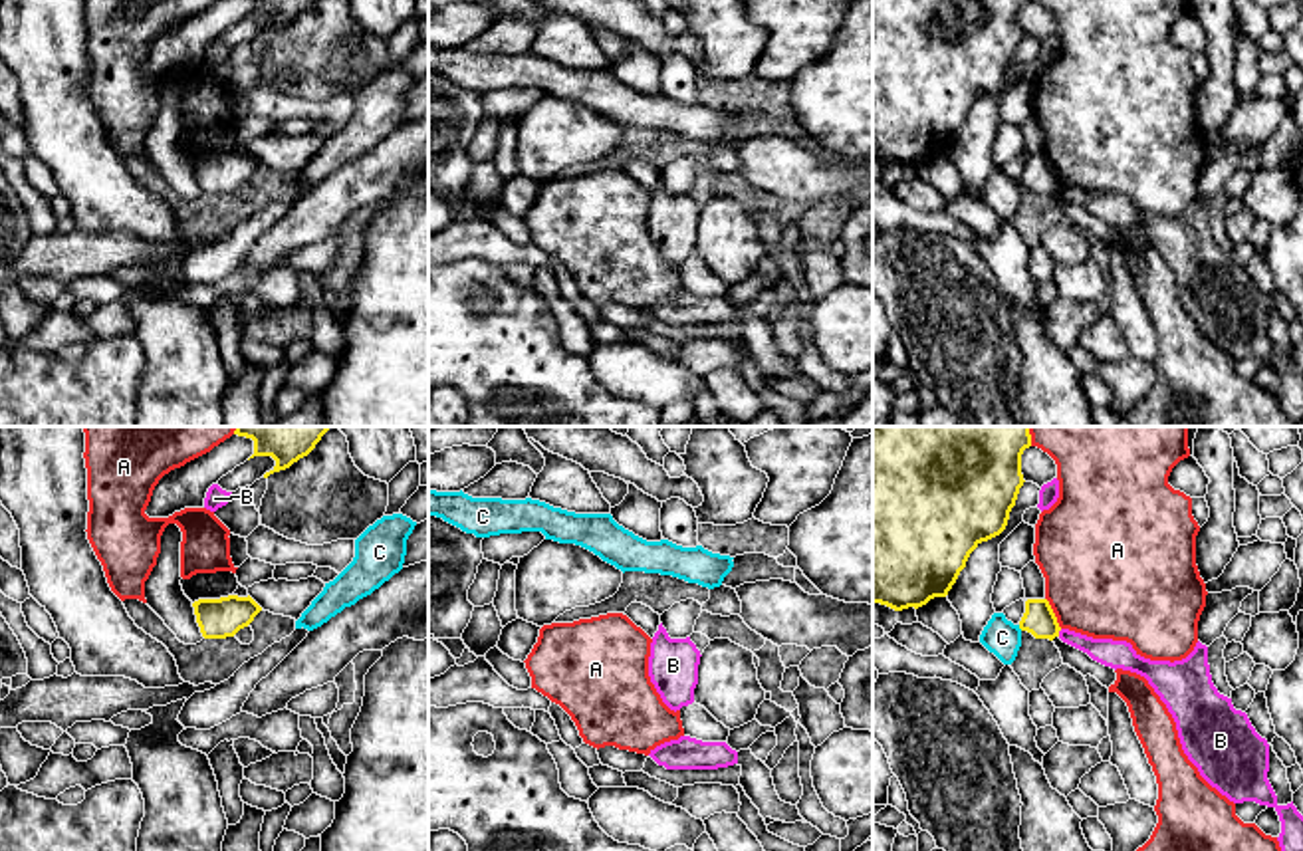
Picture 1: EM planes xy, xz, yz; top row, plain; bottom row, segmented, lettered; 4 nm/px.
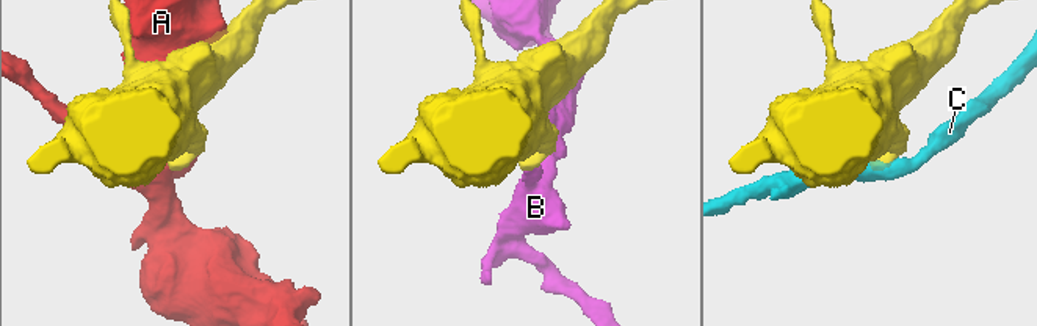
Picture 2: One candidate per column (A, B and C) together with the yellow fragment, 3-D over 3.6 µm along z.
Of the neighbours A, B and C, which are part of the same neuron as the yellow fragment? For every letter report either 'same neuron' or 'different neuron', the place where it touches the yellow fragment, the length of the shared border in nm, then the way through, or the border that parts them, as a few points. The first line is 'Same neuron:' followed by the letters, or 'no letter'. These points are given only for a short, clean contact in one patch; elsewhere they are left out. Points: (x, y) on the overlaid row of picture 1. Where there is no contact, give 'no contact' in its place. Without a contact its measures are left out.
Same neuron: no letter
A: different neuron; contact yz (1054, 613); length 140 nm
B: different neuron; contact yz (1058, 633); length 40 nm; border yz (1062, 629), (1058, 635)
C: different neuron; contact yz (1020, 627); length 30 nm

